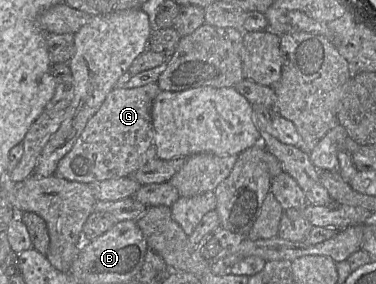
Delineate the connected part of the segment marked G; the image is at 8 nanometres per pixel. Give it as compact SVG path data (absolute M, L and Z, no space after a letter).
M157 82L135 88L114 88L88 120L72 149L59 161L54 175L88 184L129 176L154 159L151 109L160 92Z

